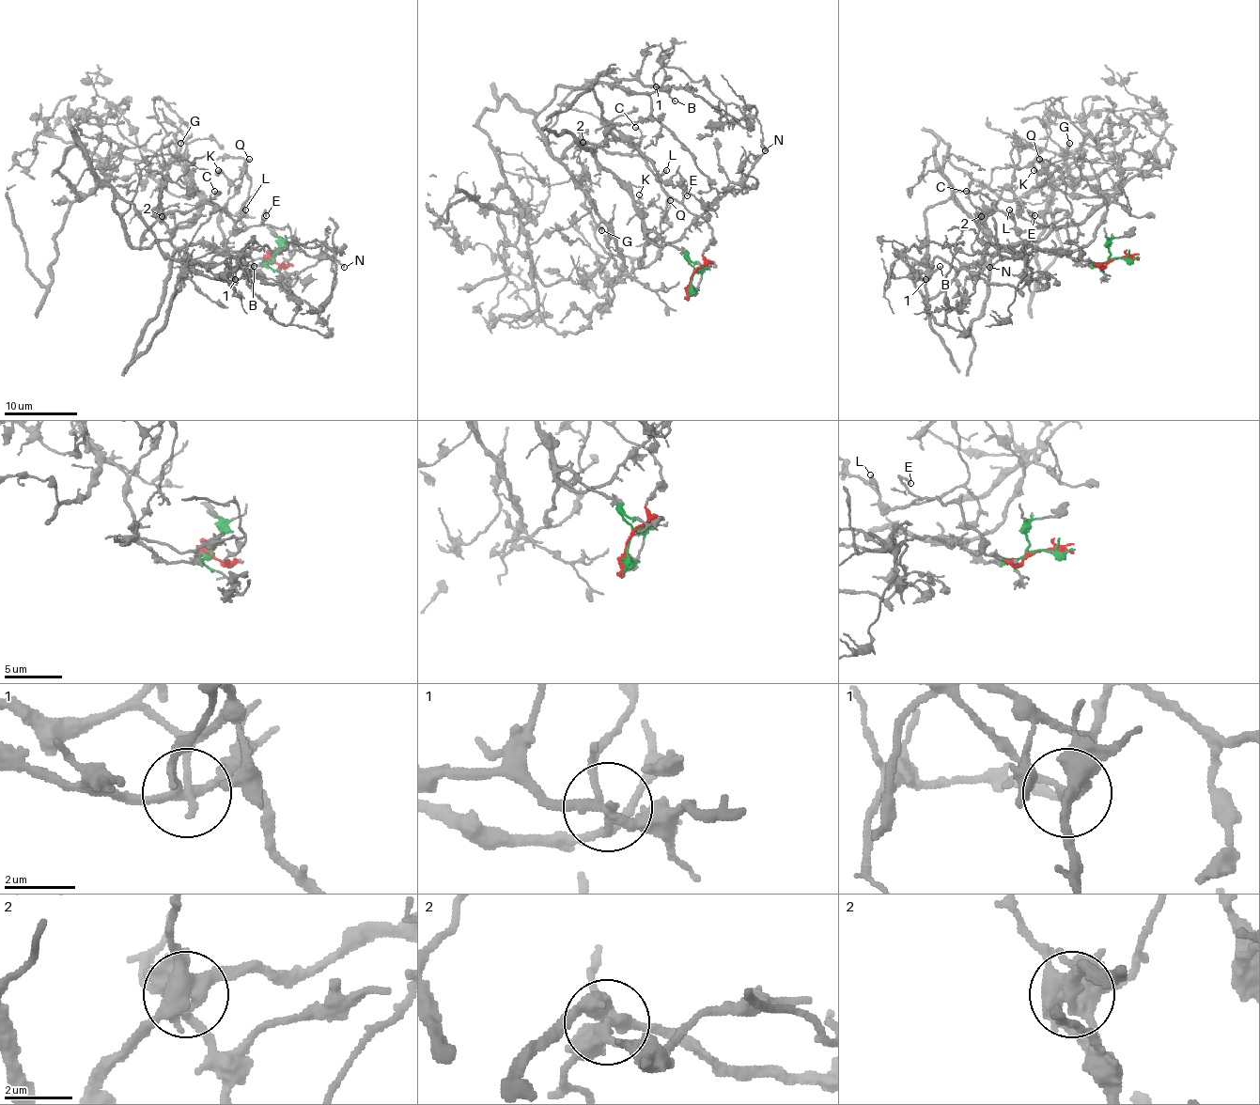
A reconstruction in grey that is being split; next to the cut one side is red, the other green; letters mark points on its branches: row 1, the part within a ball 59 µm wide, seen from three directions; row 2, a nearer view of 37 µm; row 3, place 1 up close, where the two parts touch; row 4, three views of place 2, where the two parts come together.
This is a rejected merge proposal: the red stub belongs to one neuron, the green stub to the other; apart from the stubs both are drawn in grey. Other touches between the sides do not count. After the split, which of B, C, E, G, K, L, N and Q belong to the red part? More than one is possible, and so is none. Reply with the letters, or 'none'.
C, E, G, K, L, Q

